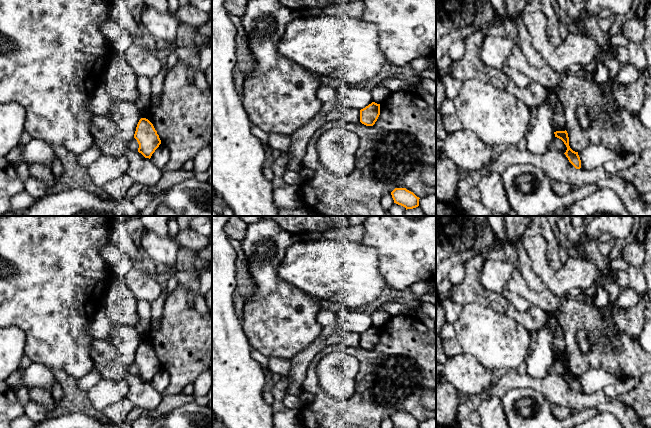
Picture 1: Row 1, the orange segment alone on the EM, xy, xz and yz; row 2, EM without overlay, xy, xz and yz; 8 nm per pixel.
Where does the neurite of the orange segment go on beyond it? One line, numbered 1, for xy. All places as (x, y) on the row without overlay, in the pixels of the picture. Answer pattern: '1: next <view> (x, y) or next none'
1: next none

